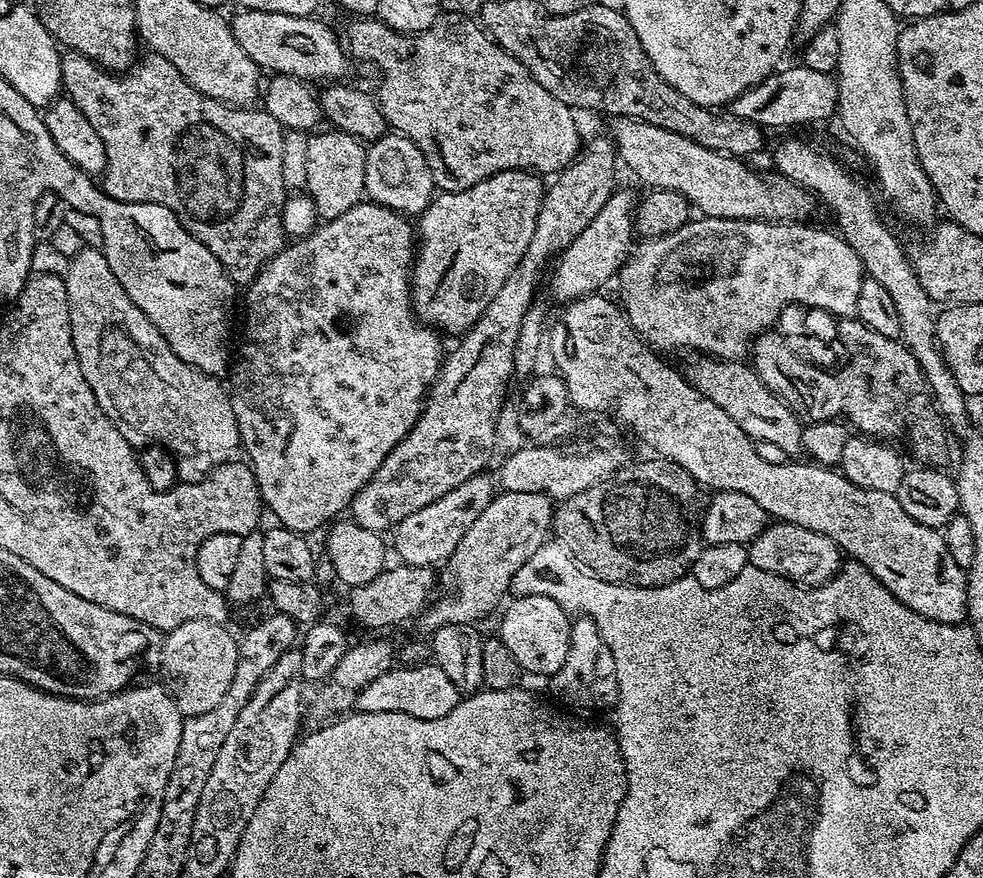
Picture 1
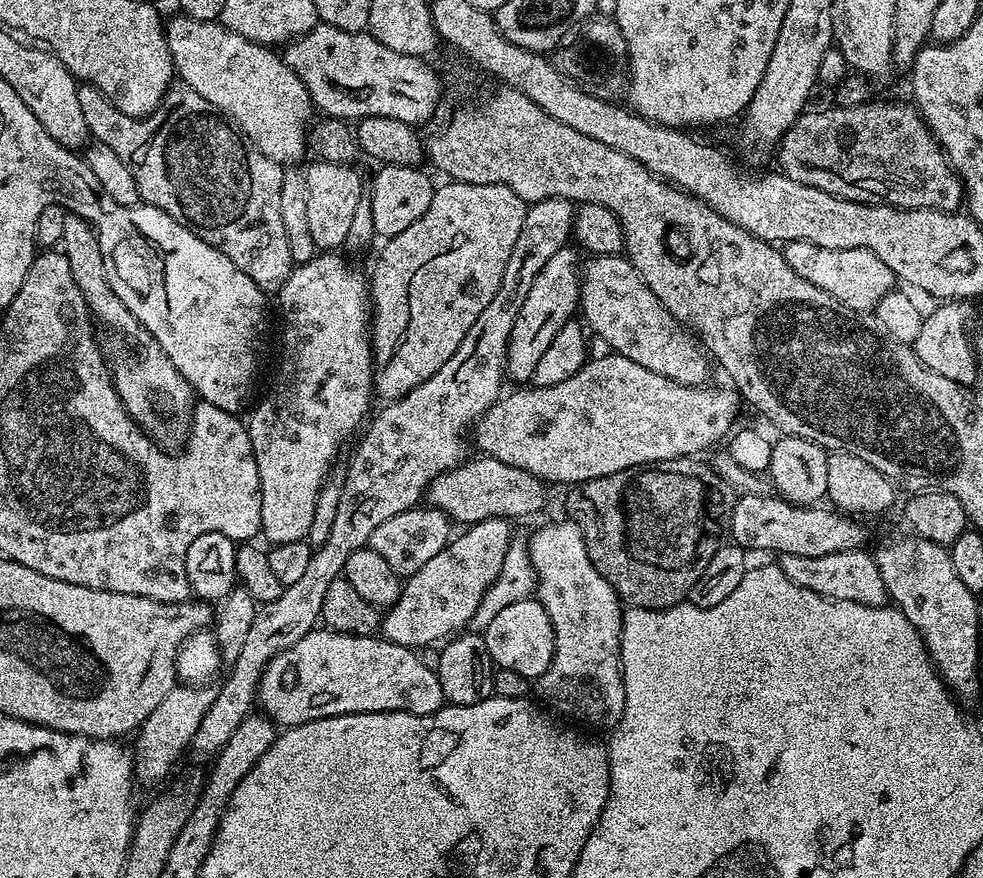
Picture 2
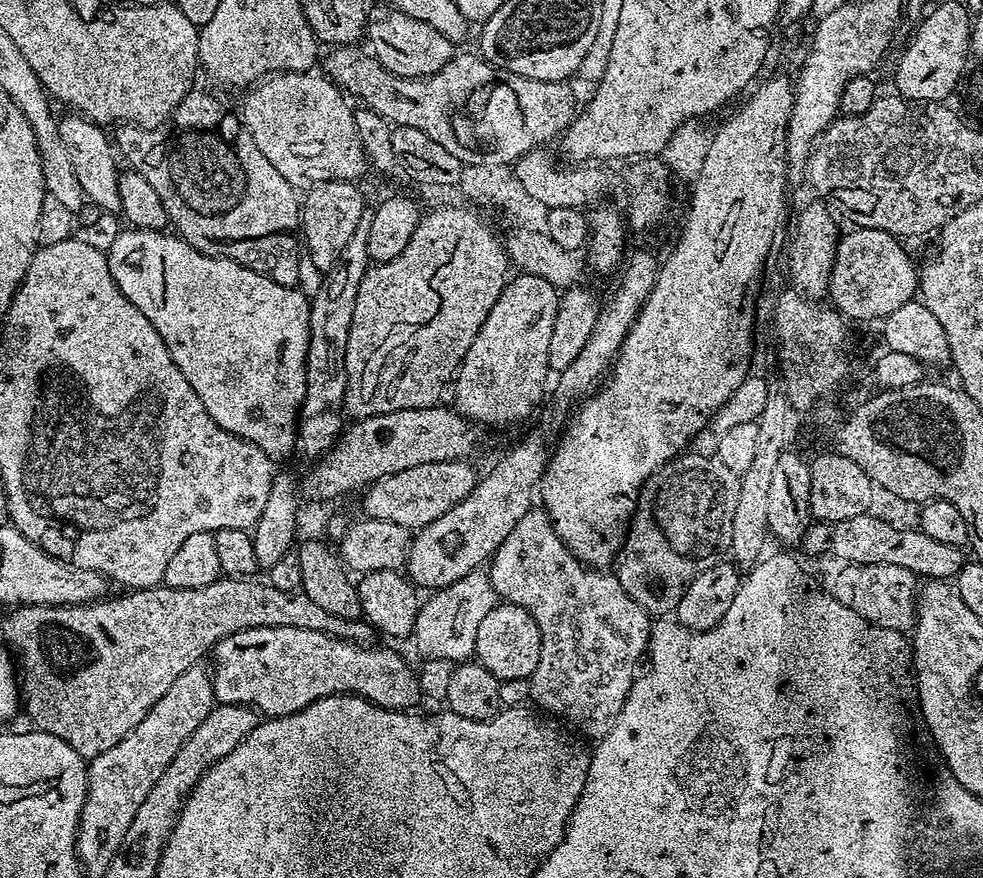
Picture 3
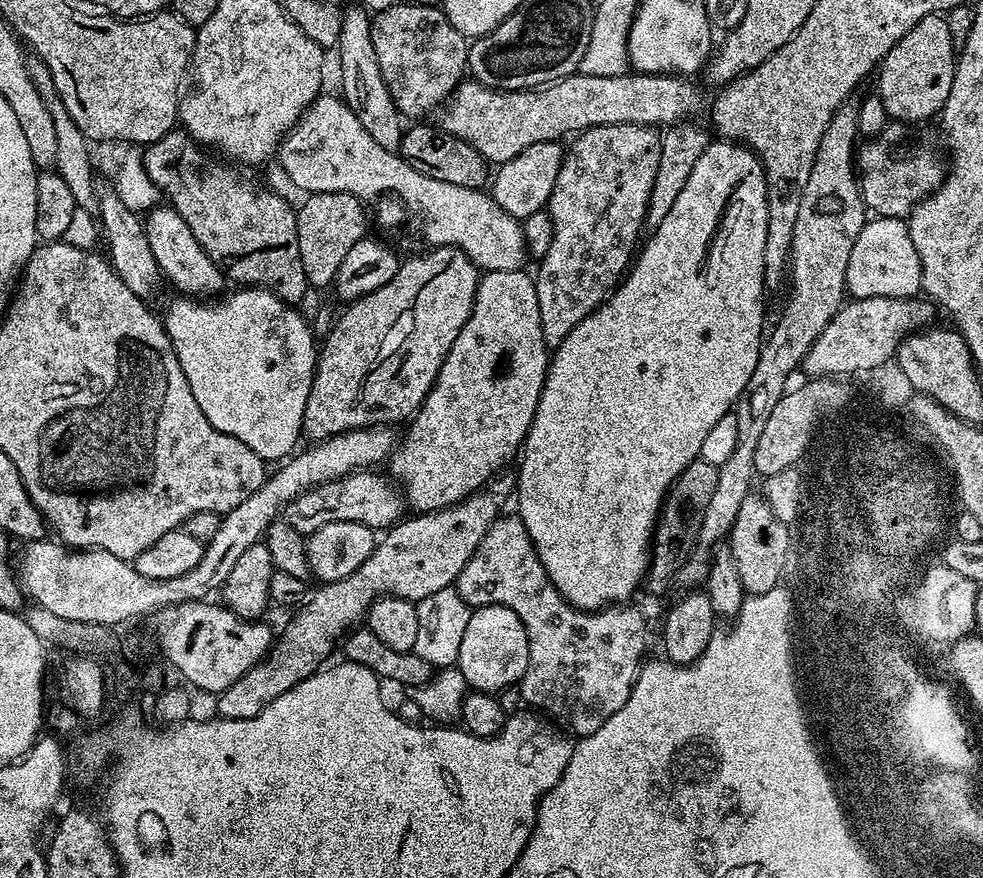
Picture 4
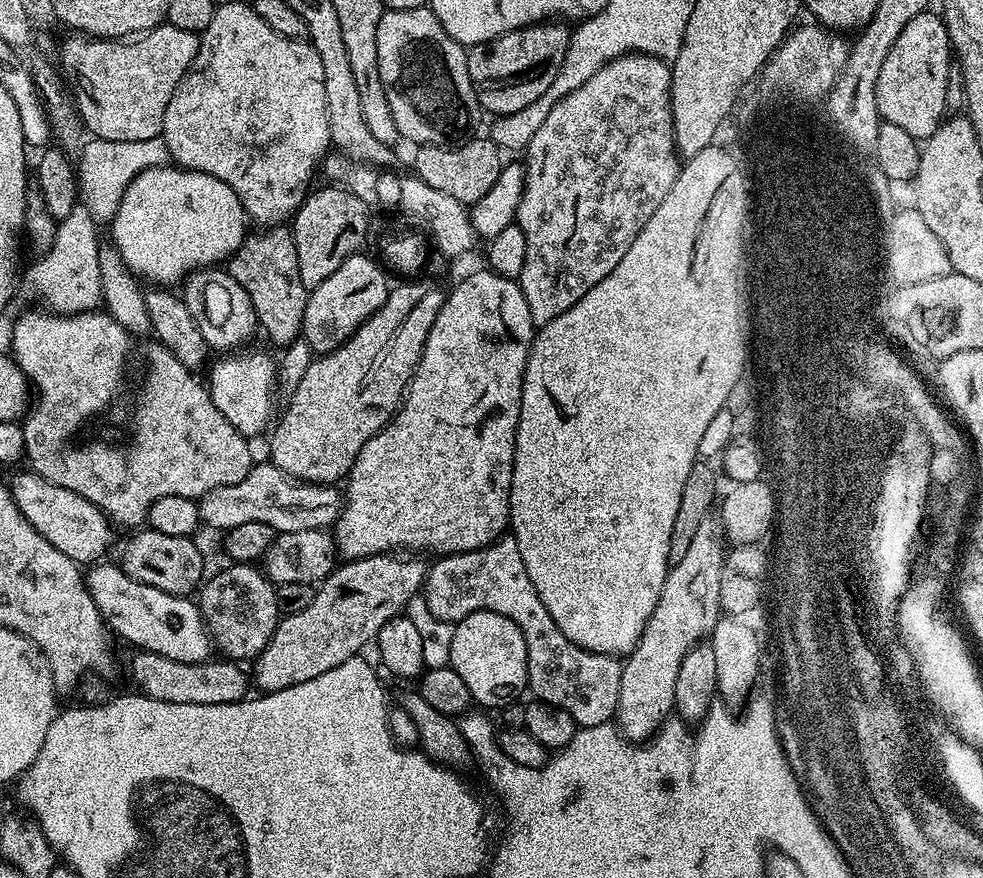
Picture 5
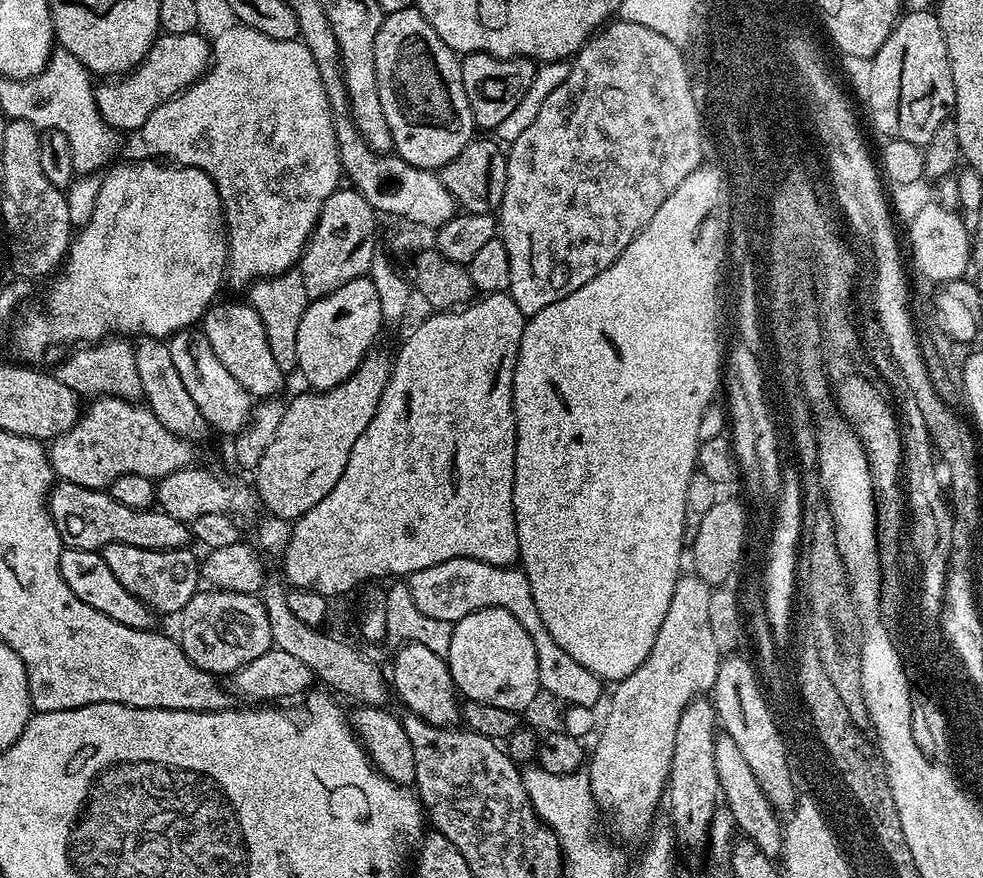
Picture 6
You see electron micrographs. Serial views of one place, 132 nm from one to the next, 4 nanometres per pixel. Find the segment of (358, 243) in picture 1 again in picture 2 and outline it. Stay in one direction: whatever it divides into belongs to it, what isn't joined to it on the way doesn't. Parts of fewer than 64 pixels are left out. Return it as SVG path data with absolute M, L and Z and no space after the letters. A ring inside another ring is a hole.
M332 250L315 254L305 264L296 264L291 274L278 285L276 308L284 315L284 325L280 328L280 344L284 347L280 352L280 373L272 389L246 416L250 446L258 462L262 494L260 532L268 539L269 545L298 542L307 537L310 522L314 522L314 506L318 506L320 487L333 463L332 451L336 444L346 443L352 431L365 423L369 415L368 407L374 401L370 284L365 277L363 280L354 269L348 268L342 257L336 255L340 254Z

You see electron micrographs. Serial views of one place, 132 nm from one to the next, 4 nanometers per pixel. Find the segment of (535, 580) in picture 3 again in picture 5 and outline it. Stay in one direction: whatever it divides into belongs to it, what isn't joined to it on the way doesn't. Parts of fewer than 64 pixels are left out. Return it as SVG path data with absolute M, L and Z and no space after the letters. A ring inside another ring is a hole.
M505 534L494 544L479 548L473 552L459 552L453 556L441 556L437 564L427 569L424 577L422 595L430 612L439 620L455 625L475 612L497 612L508 616L518 630L522 630L522 638L526 638L526 662L528 663L528 688L535 699L551 708L566 710L576 725L582 728L593 728L599 724L609 723L616 715L618 694L622 690L622 664L615 656L607 656L601 652L591 652L566 638L562 630L550 618L550 610L542 598L538 598L538 590L534 590L534 582L530 582L530 574L526 574L526 562L522 562L522 554L518 554L518 542L511 534Z

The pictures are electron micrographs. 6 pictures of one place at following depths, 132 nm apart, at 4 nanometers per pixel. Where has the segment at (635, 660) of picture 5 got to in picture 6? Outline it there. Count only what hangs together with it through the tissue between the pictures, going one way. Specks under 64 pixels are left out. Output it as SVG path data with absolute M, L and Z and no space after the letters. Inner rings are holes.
M695 574L681 575L674 586L674 598L670 598L670 610L658 626L658 638L646 654L646 662L634 670L625 680L619 681L612 692L608 713L603 713L602 723L595 733L596 745L590 748L586 760L586 771L594 802L601 813L608 815L608 824L620 840L640 840L653 831L656 811L661 811L666 796L670 758L674 758L674 737L678 731L678 718L682 710L696 697L711 693L718 678L722 659L722 649L714 642L710 630L710 594L712 588L705 580Z

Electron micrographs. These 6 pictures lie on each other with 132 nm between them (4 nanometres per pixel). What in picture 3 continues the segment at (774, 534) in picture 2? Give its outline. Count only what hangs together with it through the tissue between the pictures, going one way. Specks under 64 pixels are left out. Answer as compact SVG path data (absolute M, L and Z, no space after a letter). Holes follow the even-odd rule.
M873 514L846 518L842 522L821 520L809 523L802 537L802 545L812 556L829 556L847 564L882 563L902 566L917 578L951 581L966 563L966 552L958 546L946 546L937 542L930 534L920 531L919 527L895 528L888 520L879 520Z

